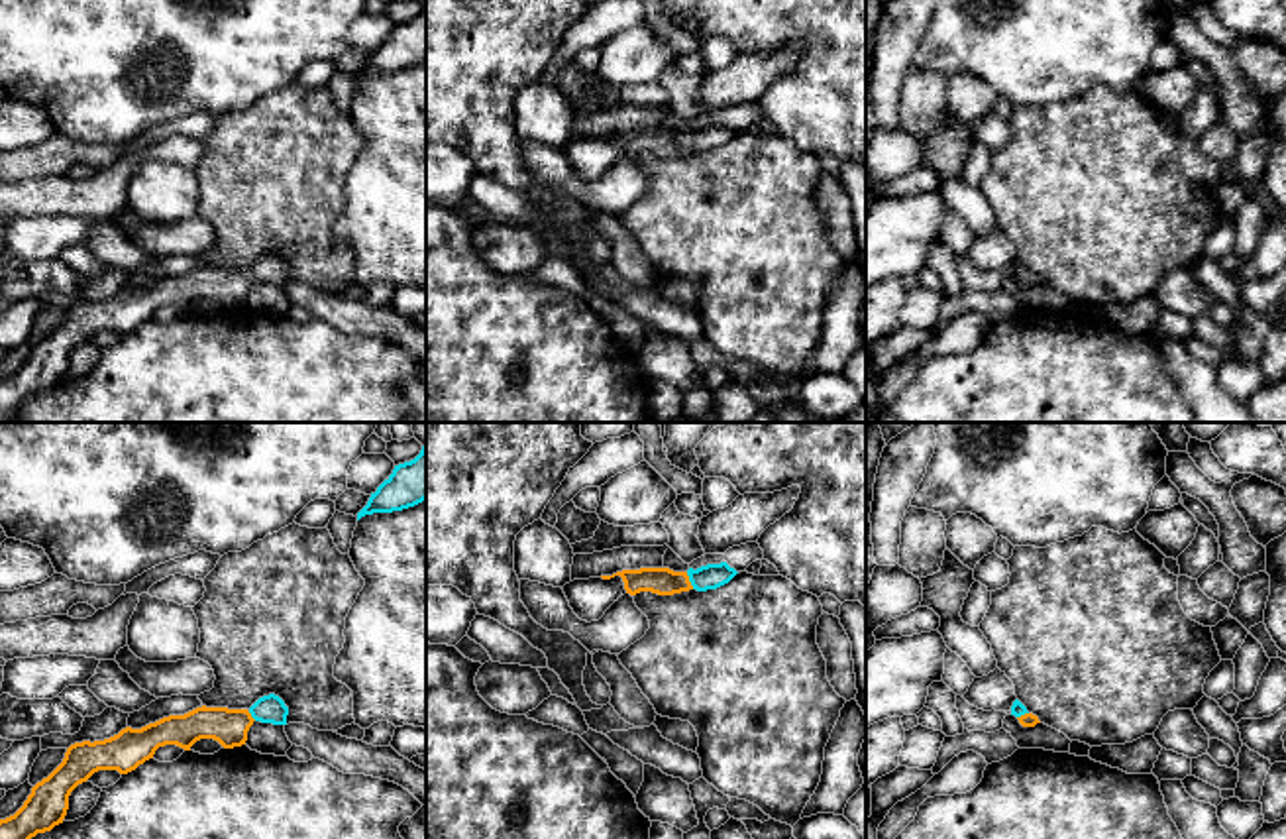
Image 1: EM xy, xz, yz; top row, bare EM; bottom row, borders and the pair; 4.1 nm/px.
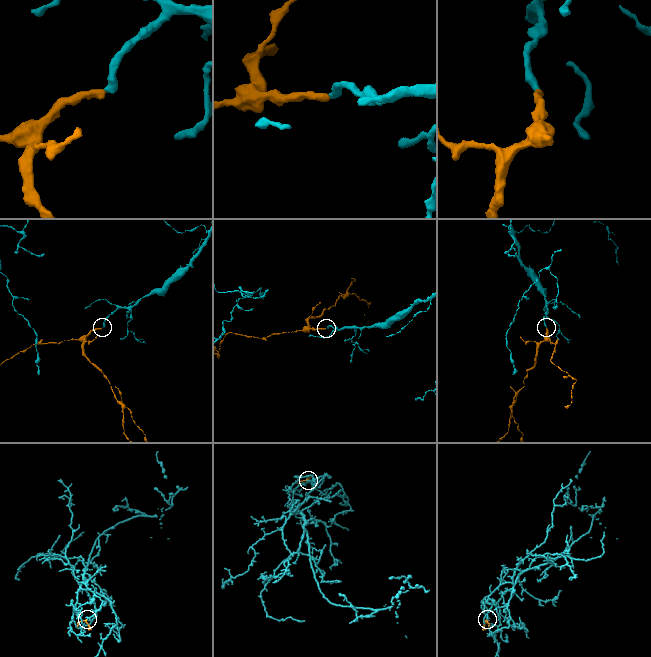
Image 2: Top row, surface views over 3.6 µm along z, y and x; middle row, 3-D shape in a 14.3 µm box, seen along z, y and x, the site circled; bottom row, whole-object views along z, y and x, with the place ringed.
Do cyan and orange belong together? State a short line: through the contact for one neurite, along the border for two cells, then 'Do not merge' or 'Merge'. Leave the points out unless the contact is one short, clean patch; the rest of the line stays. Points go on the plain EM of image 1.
Line: xz (711, 136), (690, 140), (658, 140). Merge

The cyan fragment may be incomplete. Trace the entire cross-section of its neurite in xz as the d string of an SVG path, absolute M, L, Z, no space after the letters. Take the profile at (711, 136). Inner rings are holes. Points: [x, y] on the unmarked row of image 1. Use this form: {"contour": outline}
{"contour": "M726 122L707 124L697 130L689 128L687 132L673 132L670 128L640 128L640 130L622 130L613 136L601 136L611 140L620 136L624 149L630 155L640 151L652 151L658 155L673 155L689 149L707 151L717 149L728 143L738 132Z"}

